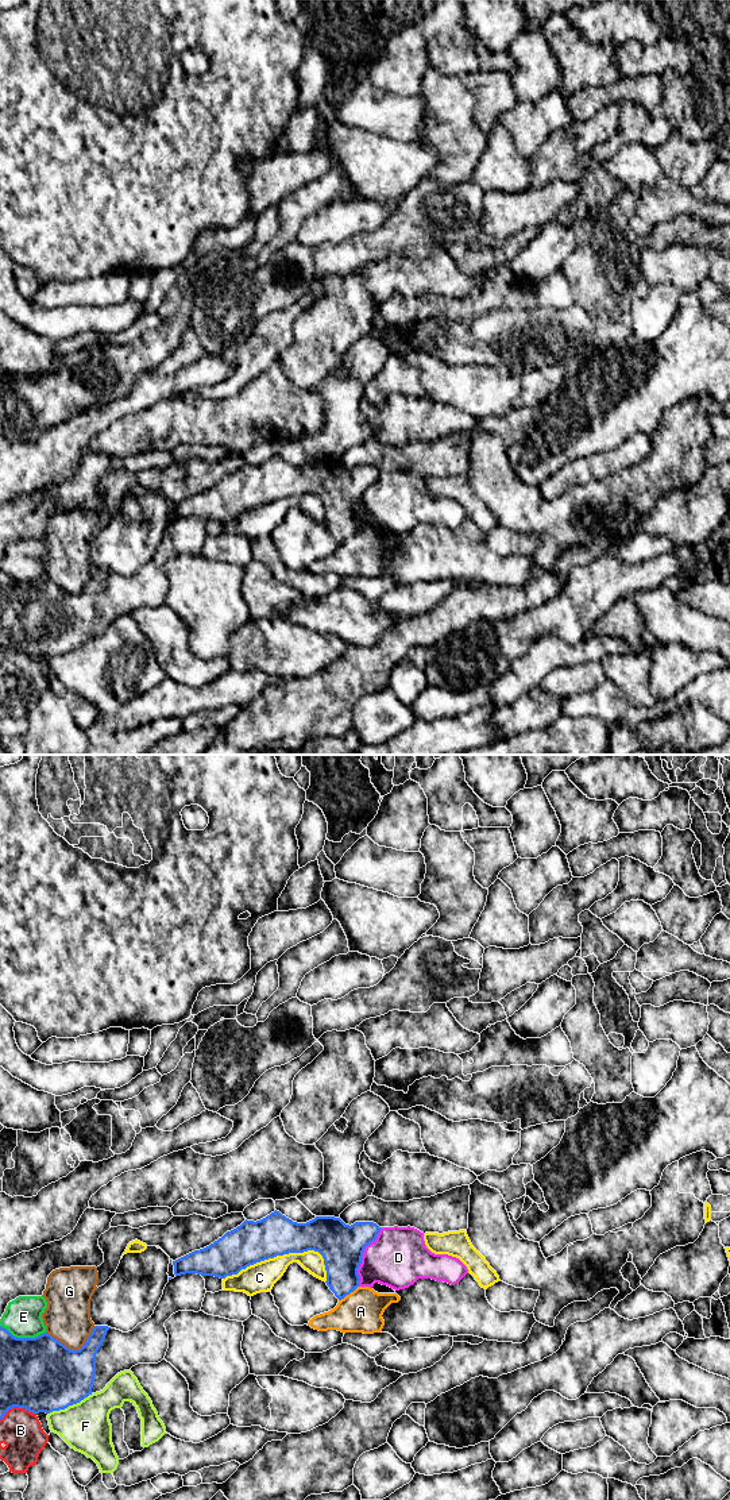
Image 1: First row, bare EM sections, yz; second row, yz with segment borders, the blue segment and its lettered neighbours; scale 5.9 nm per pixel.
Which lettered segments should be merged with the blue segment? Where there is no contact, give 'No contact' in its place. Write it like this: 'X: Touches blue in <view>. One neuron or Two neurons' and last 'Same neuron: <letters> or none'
A: Touches blue in yz. Two neurons
B: Touches blue in yz. Two neurons
C: Touches blue in yz. Two neurons
D: Touches blue in yz. Two neurons
E: Touches blue in yz. Two neurons
F: Touches blue in yz. Two neurons
G: Touches blue in yz. Two neurons
Same neuron: none

